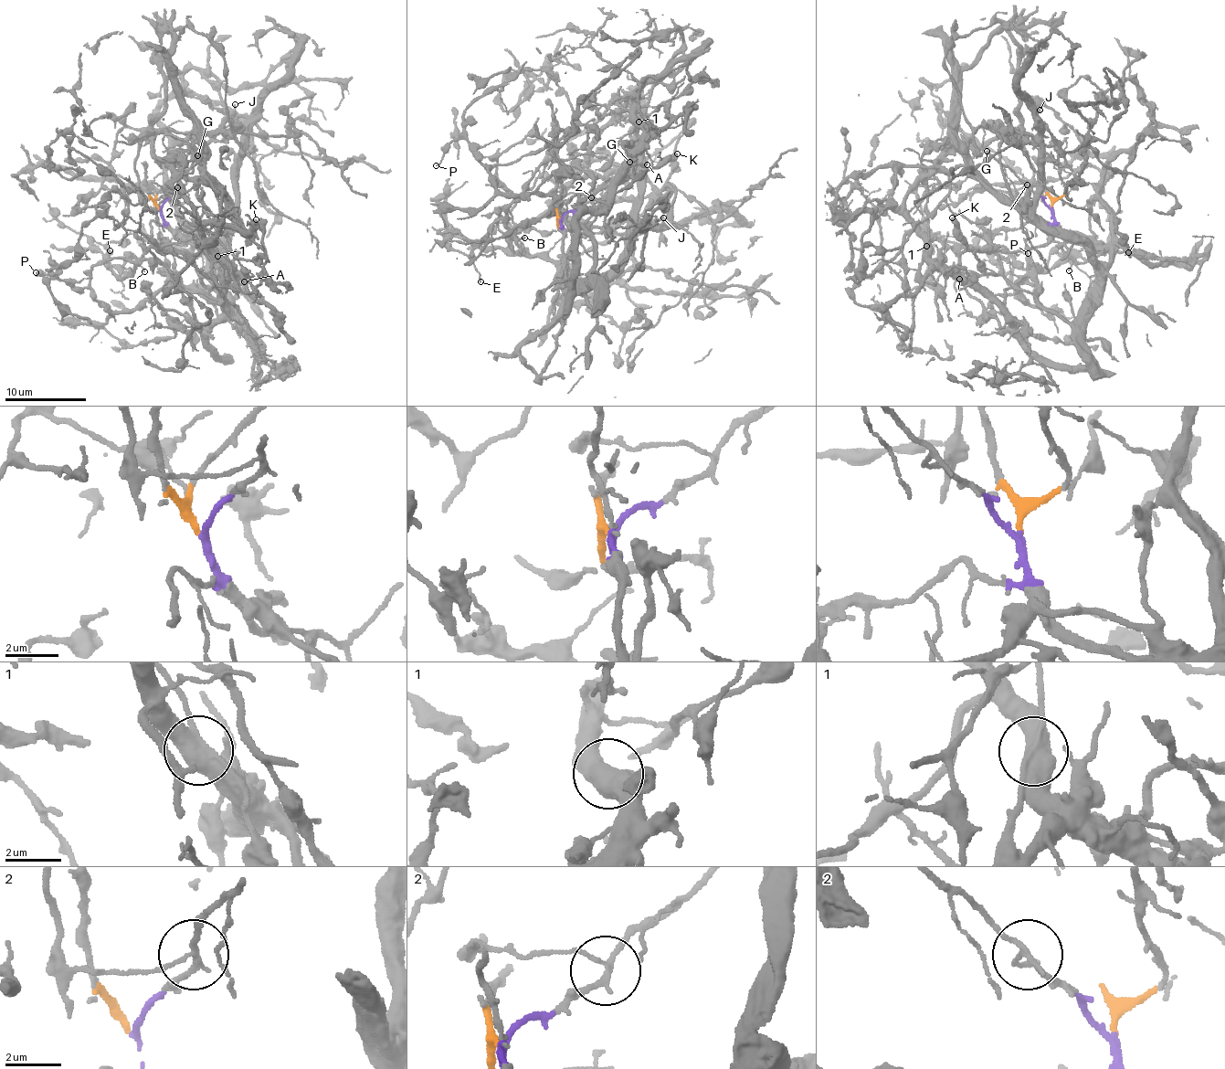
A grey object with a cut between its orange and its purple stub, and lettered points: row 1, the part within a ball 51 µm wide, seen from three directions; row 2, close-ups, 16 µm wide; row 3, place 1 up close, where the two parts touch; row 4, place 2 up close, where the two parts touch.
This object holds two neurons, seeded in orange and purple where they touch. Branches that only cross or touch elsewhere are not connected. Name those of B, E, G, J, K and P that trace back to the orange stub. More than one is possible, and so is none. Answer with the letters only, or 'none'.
J

